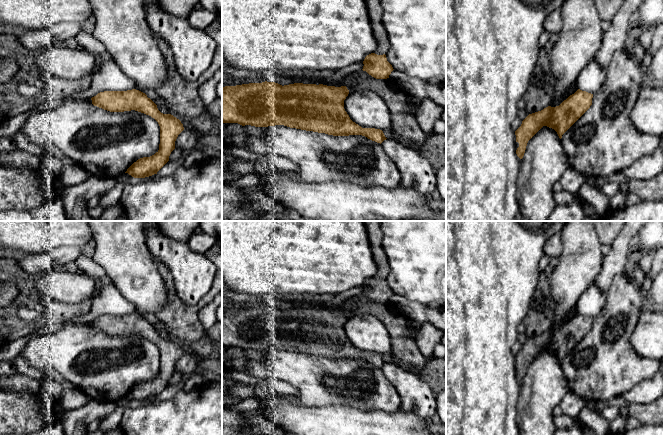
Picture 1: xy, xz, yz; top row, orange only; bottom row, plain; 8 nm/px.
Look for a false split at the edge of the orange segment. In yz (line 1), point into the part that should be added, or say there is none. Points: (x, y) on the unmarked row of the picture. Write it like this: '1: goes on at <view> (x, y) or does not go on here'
1: does not go on here

